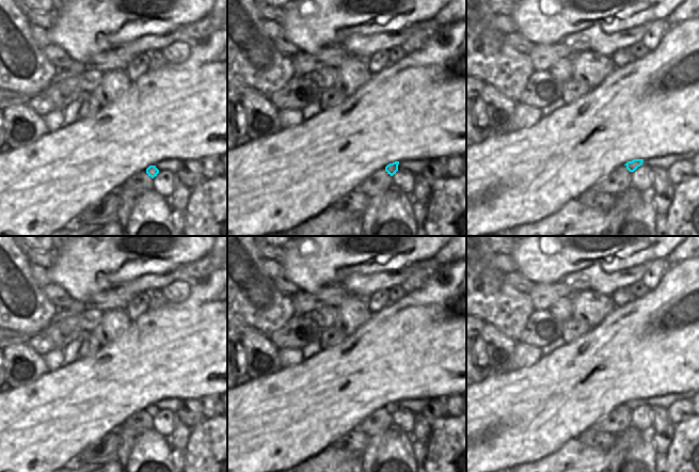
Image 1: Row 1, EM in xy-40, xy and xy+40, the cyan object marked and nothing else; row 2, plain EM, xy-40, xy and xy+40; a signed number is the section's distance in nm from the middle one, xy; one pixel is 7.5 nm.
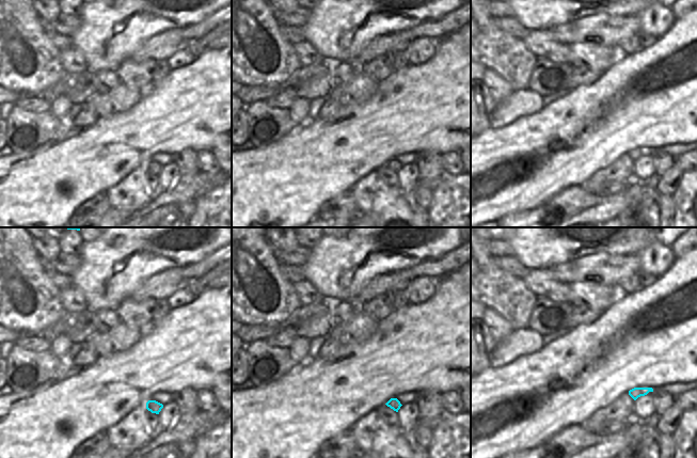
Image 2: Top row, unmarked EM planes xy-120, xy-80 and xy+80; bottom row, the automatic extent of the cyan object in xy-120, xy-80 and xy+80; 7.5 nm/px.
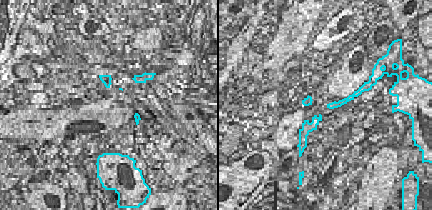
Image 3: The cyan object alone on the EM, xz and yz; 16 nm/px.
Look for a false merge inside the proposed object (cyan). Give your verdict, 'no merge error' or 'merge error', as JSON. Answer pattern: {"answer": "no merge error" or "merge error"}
{"answer": "merge error"}

